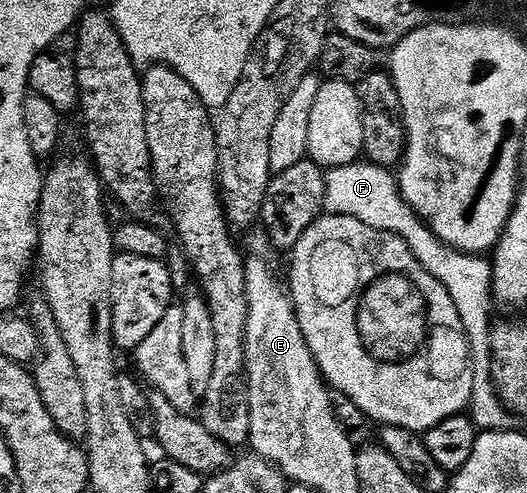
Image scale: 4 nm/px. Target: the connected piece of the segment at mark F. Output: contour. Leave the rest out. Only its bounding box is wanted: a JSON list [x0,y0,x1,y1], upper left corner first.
[324,162,510,431]

